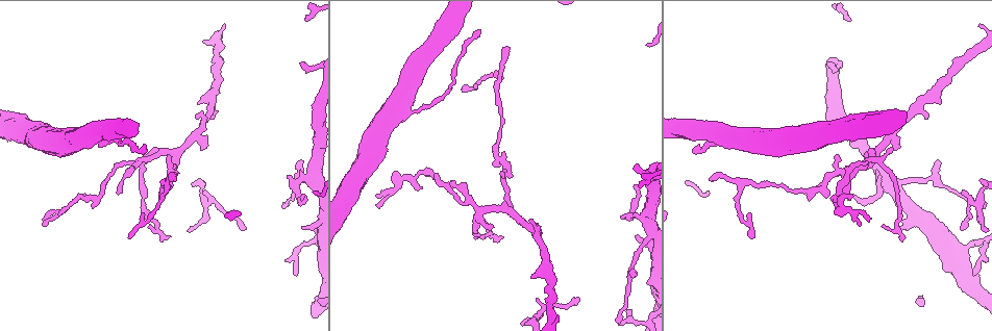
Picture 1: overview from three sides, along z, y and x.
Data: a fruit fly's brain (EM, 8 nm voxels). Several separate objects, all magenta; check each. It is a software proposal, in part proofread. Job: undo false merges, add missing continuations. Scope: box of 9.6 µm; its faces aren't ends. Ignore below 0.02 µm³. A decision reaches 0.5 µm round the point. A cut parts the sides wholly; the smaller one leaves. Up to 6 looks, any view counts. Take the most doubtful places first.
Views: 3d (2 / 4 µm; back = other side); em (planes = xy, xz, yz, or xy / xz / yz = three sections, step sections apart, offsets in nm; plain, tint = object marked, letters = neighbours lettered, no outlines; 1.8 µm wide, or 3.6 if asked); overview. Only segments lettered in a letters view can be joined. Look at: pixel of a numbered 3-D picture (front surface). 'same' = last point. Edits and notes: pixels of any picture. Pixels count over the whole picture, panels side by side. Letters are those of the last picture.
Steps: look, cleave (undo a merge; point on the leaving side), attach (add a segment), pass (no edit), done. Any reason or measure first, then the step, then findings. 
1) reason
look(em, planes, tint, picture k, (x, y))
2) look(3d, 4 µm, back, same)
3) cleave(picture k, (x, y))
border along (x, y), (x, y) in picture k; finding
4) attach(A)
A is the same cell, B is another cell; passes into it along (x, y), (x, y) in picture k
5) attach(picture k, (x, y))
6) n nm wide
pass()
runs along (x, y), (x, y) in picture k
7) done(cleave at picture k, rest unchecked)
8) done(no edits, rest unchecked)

tapers out
look(em, planes, letters, picture 1, (636, 275))

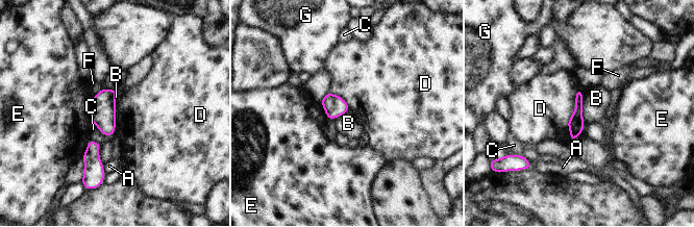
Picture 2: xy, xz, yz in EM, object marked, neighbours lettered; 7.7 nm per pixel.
130 nm wide; D touches over 400 nm
pass()
A, B, C, D, E, F and G are other cells; no lettered segment goes on from it

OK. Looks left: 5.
end of a long branch
look(3d, 4 µm, picture 1, (827, 63))

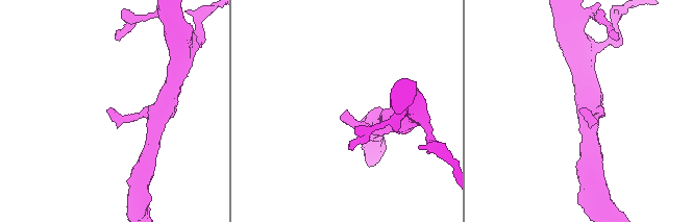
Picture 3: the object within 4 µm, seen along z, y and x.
look(em, planes, letters, picture 3, (112, 110))

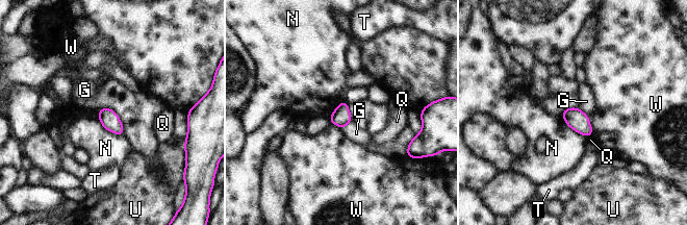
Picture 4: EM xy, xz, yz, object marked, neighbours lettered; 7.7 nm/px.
N touches over 280 nm
pass()
G, N, Q, T, U and W are other cells; no lettered segment goes on from it

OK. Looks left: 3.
tapers out
look(3d, 4 µm, picture 1, (116, 193))

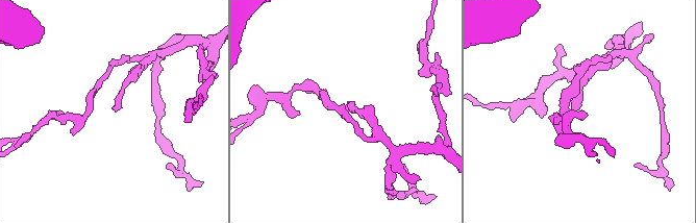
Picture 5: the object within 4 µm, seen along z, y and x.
look(em, planes, letters, picture 5, (115, 108))

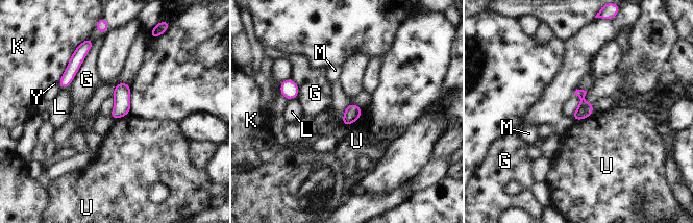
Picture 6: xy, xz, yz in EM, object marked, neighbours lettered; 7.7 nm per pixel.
120 nm wide
pass()
G, K, L, M, U and Y are other cells; border along (362, 107), (360, 118), (346, 126) in picture 6; no lettered segment goes on from it

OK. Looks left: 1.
done(no edits, rest unchecked)

